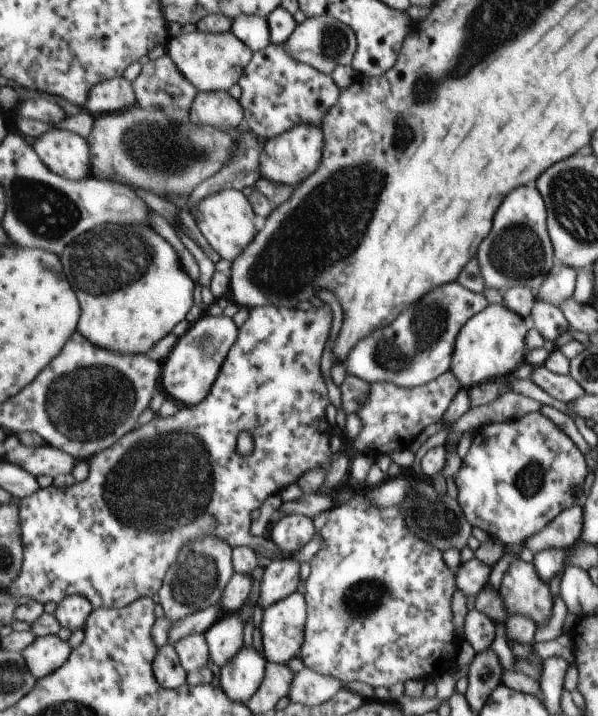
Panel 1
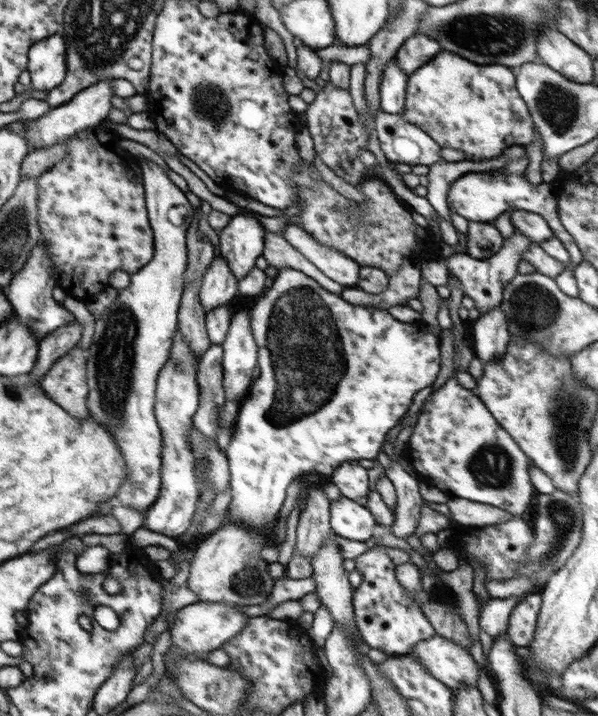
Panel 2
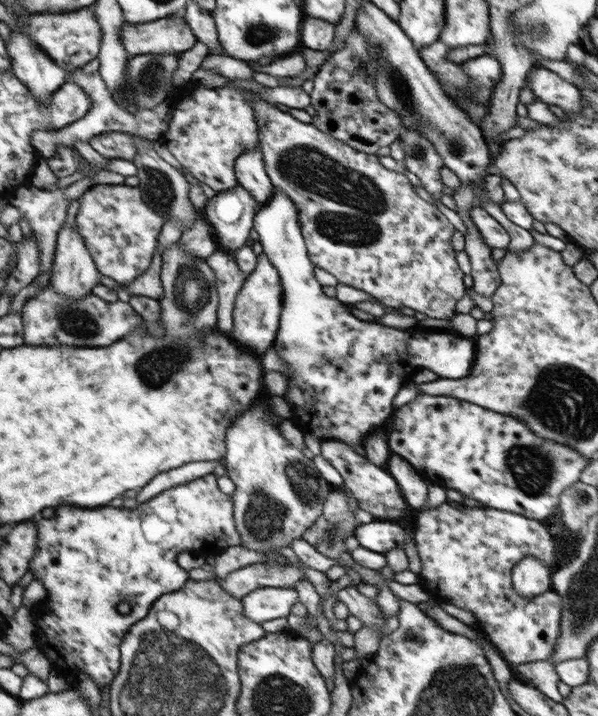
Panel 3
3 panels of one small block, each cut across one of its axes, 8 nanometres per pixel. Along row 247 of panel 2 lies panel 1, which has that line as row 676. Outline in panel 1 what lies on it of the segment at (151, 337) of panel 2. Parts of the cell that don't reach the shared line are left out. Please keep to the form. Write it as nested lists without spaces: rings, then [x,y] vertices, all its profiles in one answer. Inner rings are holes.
[[[170,643],[157,649],[157,654],[152,663],[154,678],[160,686],[166,689],[177,689],[187,684],[187,671],[182,668],[178,654]]]

